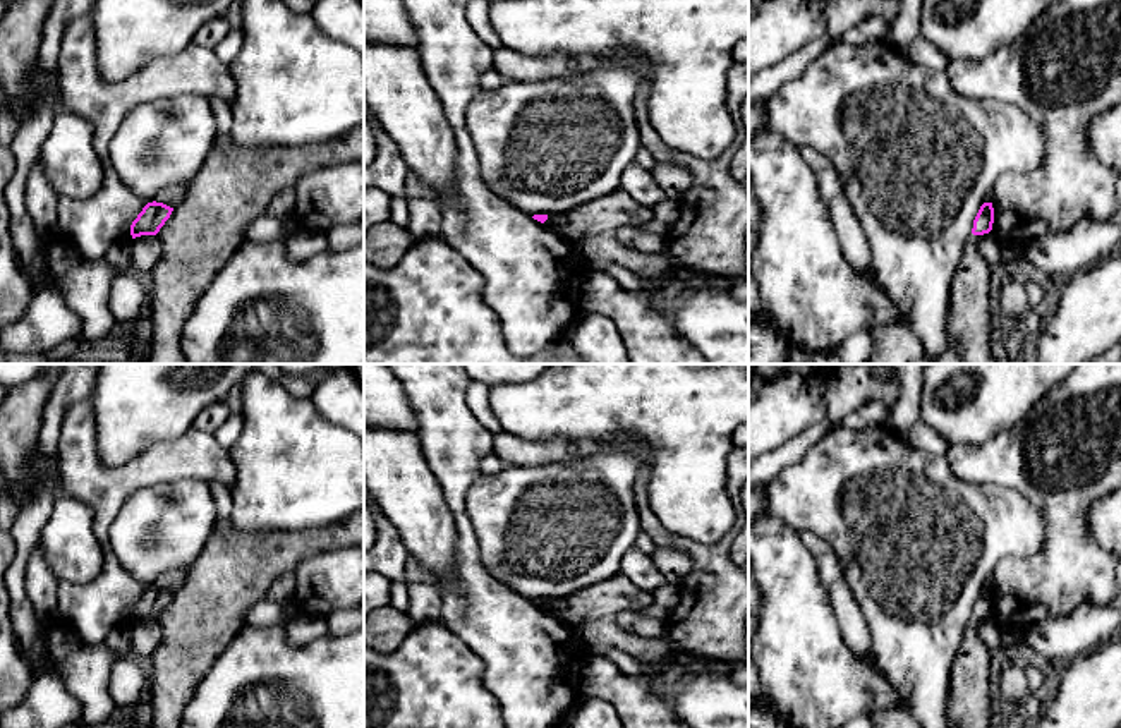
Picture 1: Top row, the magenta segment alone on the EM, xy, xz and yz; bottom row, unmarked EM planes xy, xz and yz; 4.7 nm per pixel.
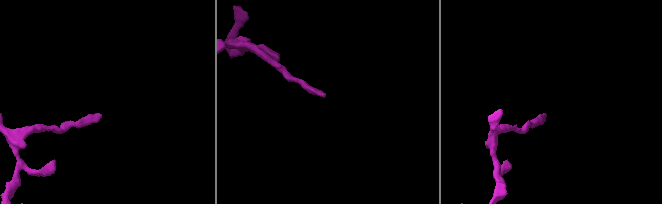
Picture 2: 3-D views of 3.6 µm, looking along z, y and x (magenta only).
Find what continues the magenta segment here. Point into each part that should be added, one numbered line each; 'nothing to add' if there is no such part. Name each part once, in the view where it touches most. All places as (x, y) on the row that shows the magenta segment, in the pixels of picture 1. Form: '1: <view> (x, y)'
nothing to add

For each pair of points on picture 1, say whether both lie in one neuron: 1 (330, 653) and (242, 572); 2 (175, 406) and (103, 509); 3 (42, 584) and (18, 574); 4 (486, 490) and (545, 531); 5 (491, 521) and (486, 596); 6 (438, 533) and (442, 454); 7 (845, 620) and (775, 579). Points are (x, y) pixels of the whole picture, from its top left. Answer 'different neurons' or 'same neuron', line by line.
1: different neurons
2: different neurons
3: different neurons
4: same neuron
5: different neurons
6: different neurons
7: different neurons

